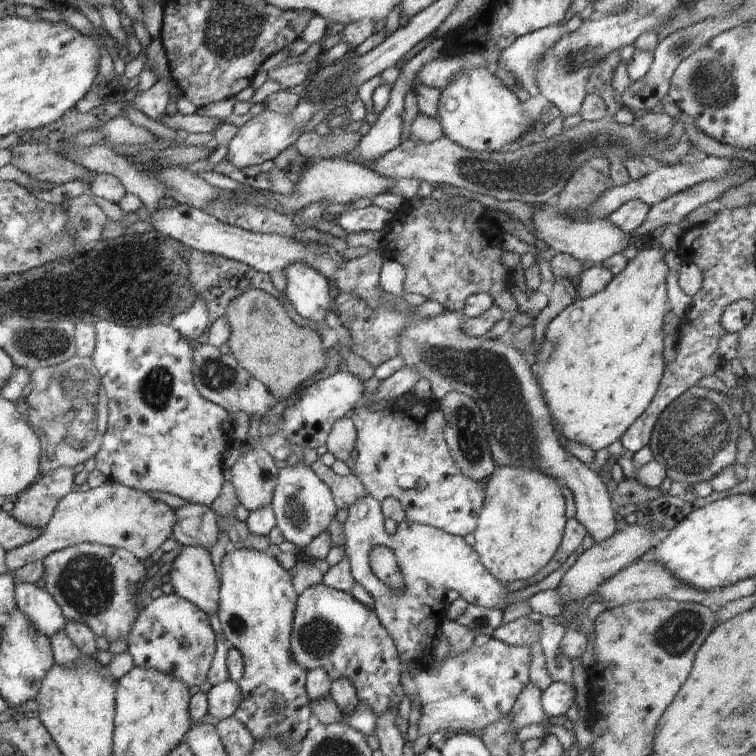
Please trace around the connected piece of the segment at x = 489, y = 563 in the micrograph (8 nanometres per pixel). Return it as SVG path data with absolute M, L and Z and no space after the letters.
M497 467L485 480L484 506L478 515L474 550L496 580L533 580L560 546L567 518L560 484L542 471Z

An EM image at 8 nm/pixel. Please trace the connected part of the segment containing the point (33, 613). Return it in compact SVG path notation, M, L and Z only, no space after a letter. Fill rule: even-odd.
M30 583L14 584L16 604L36 631L49 639L63 631L66 620L53 596Z

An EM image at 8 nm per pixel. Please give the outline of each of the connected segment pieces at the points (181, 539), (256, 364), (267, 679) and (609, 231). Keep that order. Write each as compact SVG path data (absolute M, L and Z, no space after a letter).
M194 503L174 512L177 519L172 538L182 546L202 547L211 552L221 533L217 525L217 514L210 507Z
M248 289L232 299L225 314L231 328L230 354L278 400L279 406L300 392L300 384L326 366L322 336L310 327L301 327L289 318L283 304L273 295Z
M229 547L222 558L220 576L218 618L225 638L231 647L236 647L244 659L243 678L236 684L242 696L233 714L253 736L260 741L265 735L275 735L284 745L296 748L309 731L311 706L305 689L306 671L292 658L291 634L294 620L297 592L293 585L291 571L284 569L272 554L250 549Z
M540 204L539 207L535 206L536 205L530 205L532 208L530 220L532 221L532 226L534 226L533 230L536 230L536 238L540 238L544 244L547 244L550 249L554 250L554 253L566 253L567 255L577 258L579 261L590 260L594 265L599 265L610 255L620 253L625 250L628 247L628 244L632 242L632 238L629 234L627 235L626 233L623 233L622 230L618 229L616 225L613 225L608 218L576 223L562 215L559 215L557 210L550 205L542 206L542 204Z

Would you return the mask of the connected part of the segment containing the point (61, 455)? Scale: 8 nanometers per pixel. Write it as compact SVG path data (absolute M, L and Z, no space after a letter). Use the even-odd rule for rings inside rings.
M74 355L70 360L59 365L36 369L32 374L32 389L27 394L28 424L32 426L41 442L39 458L40 474L49 474L60 467L73 469L78 463L94 457L100 450L101 435L108 422L108 397L102 388L101 376L90 357Z

